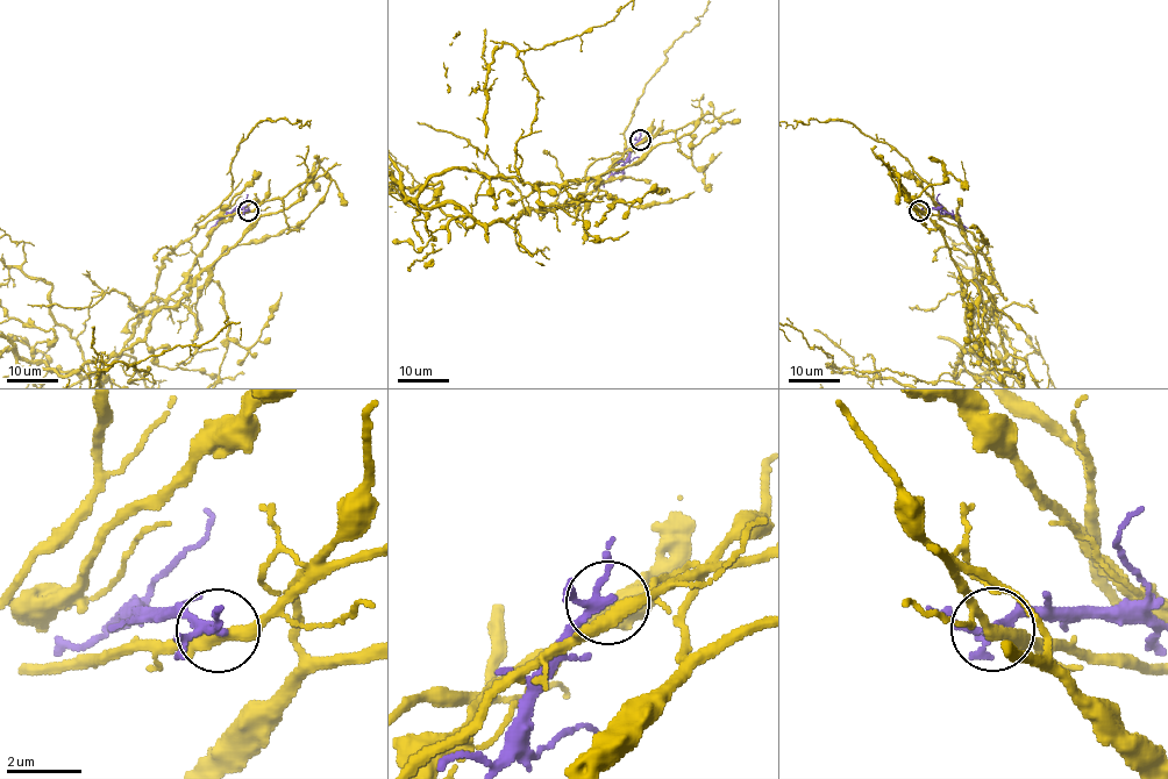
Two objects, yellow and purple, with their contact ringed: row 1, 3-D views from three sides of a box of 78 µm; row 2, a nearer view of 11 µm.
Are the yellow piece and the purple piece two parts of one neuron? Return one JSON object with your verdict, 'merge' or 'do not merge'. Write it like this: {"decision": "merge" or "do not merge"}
{"decision": "do not merge"}

